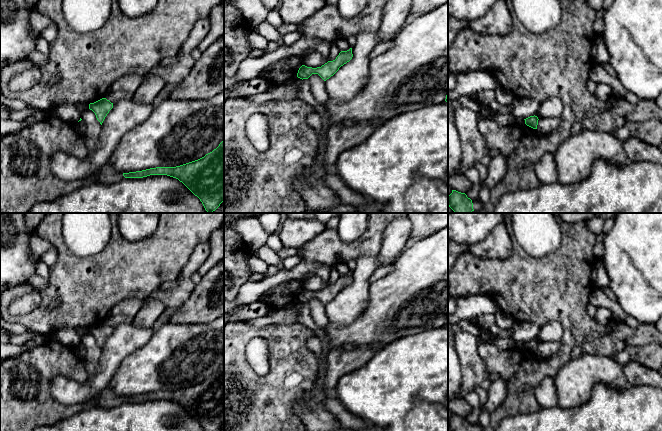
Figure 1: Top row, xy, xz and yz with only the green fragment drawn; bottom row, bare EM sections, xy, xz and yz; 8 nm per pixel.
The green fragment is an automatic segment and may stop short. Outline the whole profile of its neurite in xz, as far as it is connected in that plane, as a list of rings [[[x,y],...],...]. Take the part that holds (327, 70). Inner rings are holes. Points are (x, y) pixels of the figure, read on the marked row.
[[[352,48],[347,51],[341,51],[333,61],[328,61],[321,67],[312,68],[302,65],[297,73],[300,79],[308,79],[312,74],[318,74],[324,81],[333,76],[341,66],[349,62],[353,57]]]

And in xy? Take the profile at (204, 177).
[[[224,139],[204,157],[176,167],[156,167],[123,173],[125,178],[167,175],[182,182],[202,202],[207,213],[224,201]]]

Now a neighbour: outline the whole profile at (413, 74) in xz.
[[[448,1],[438,8],[432,9],[422,16],[416,18],[412,23],[407,25],[394,37],[394,45],[388,49],[385,53],[378,55],[369,62],[369,75],[368,82],[363,90],[361,90],[353,99],[347,101],[337,101],[329,98],[324,104],[325,114],[328,119],[329,125],[341,123],[344,121],[353,121],[355,123],[380,119],[382,124],[389,119],[398,116],[400,114],[415,111],[430,105],[437,105],[445,102],[446,95],[448,93]]]

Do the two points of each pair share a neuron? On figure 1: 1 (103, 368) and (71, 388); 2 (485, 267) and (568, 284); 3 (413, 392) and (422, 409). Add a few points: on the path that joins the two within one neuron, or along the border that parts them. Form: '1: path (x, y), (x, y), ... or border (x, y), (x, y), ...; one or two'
1: path (98, 377), (87, 388), (80, 388); one
2: path (506, 281), (514, 284), (547, 284); one
3: border (437, 403), (418, 401), (405, 418); two

